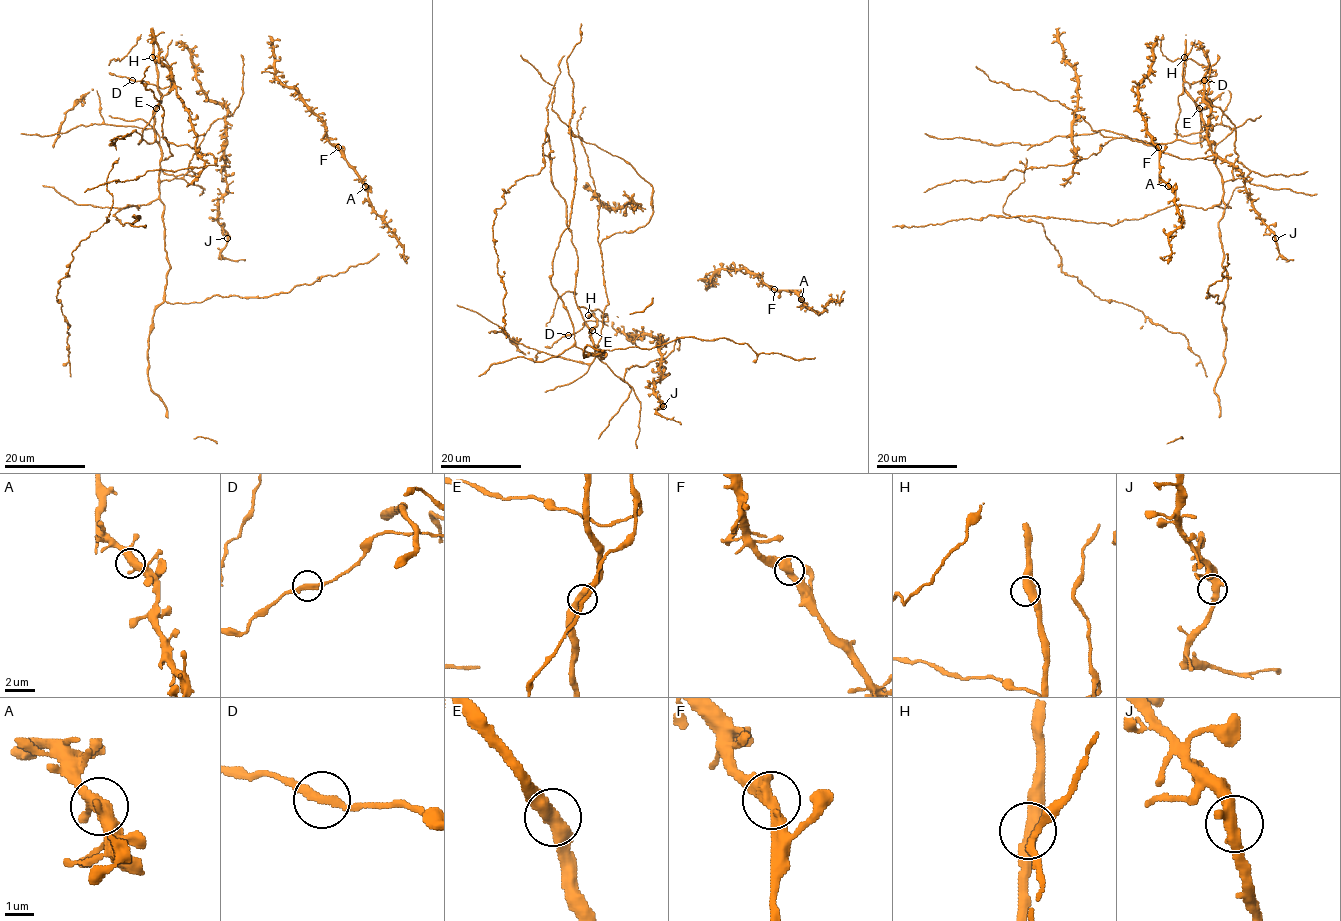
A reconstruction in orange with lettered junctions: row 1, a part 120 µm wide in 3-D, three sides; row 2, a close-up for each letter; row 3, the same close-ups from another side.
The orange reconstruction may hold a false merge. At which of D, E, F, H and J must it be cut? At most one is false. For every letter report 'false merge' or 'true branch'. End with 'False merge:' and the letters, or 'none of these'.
D: true branch
E: true branch
F: true branch
H: true branch
J: true branch
False merge: none of these

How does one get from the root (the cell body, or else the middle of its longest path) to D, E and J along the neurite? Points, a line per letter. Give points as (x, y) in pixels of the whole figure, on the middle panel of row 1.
D: (595, 354), (597, 346), (578, 308), (606, 314), (606, 321), (587, 321), (568, 335)
E: (595, 354), (597, 346), (590, 338), (592, 330)
J: (595, 354), (579, 307), (606, 314), (603, 322), (629, 340), (662, 338), (663, 376), (654, 393), (663, 406)

